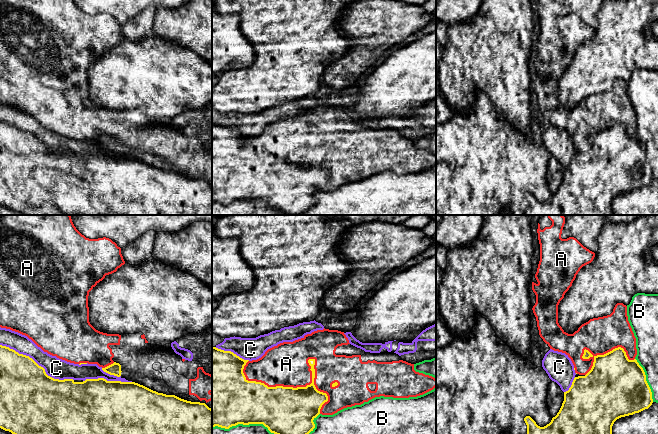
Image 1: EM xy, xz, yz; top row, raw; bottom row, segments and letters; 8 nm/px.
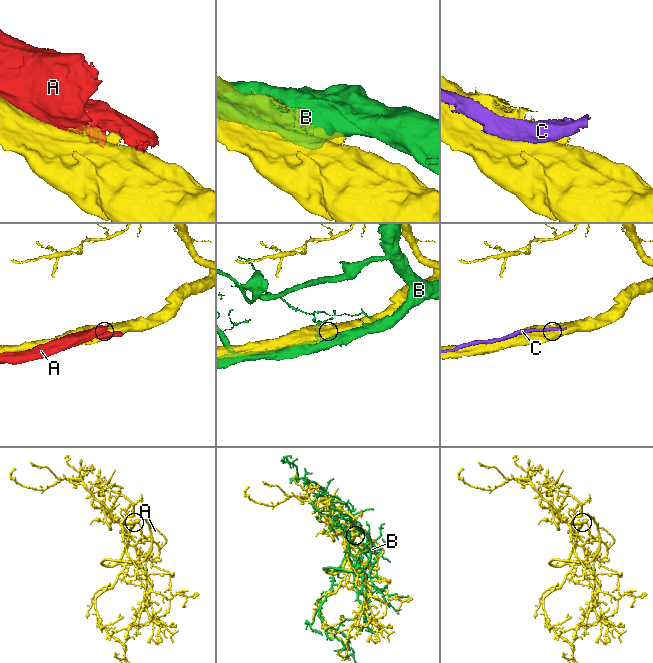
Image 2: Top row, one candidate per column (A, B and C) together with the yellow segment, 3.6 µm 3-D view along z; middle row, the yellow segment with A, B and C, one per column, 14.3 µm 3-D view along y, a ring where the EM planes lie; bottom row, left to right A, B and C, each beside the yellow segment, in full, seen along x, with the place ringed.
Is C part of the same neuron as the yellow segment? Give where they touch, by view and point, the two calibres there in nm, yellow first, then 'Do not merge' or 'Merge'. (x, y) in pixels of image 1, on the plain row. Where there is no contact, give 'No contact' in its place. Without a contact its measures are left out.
Touches yellow at xy (37, 140). Thickness 440 nm (yellow) against 160 nm. Do not merge

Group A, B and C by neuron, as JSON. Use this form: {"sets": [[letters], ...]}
{"sets": [["A"], ["B"], ["C"]]}

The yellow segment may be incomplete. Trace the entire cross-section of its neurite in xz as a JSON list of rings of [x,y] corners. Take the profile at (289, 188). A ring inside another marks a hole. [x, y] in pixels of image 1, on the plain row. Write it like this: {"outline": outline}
{"outline": [[[212,122],[212,203],[218,202],[229,205],[238,200],[263,200],[271,209],[285,215],[300,215],[315,204],[313,196],[320,190],[322,181],[328,177],[326,169],[320,168],[314,161],[315,135],[308,139],[312,147],[312,159],[306,163],[268,163],[264,159],[248,157],[243,149],[244,142],[249,136],[244,136],[231,127],[224,127]]]}

